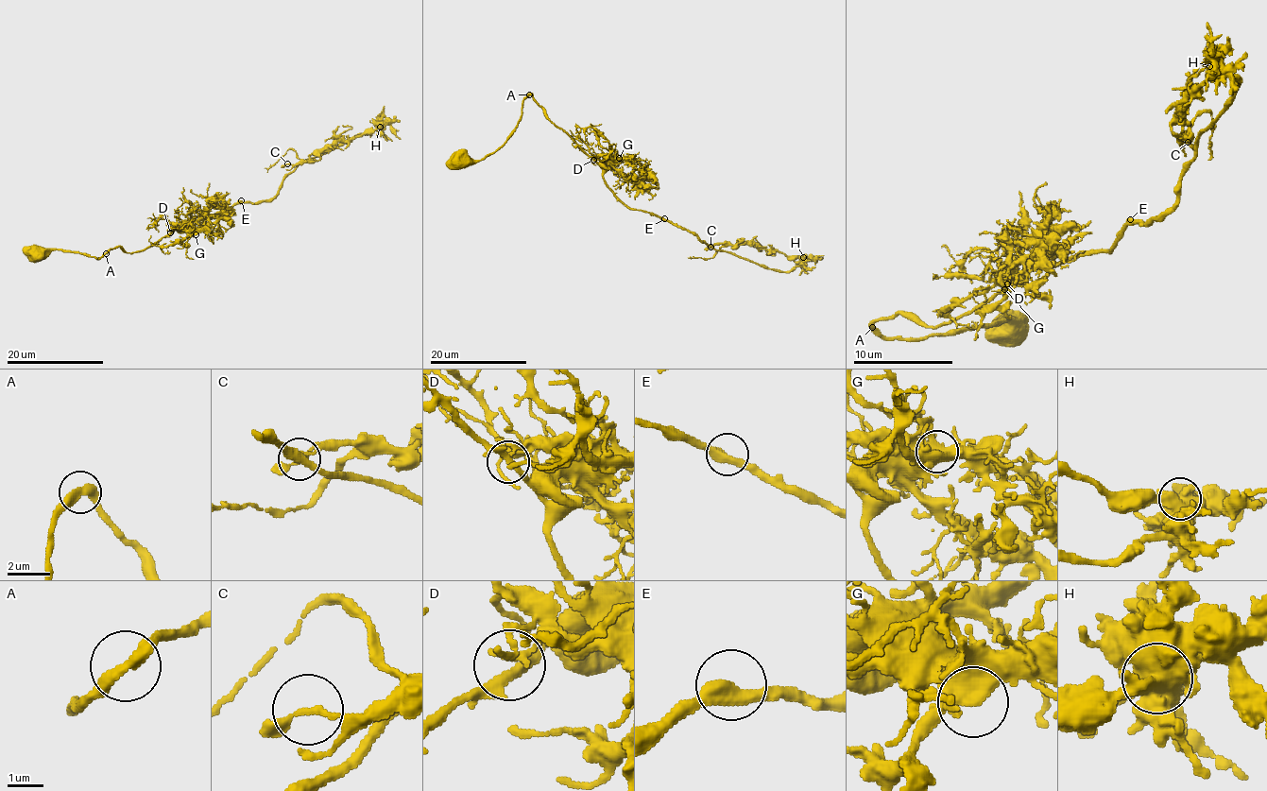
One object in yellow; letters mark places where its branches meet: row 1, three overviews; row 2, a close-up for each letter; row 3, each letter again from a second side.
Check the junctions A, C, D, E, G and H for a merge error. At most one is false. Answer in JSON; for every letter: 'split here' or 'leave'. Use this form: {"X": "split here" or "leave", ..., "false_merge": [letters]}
{"A": "leave", "C": "leave", "D": "leave", "E": "leave", "G": "leave", "H": "leave", "false_merge": []}

